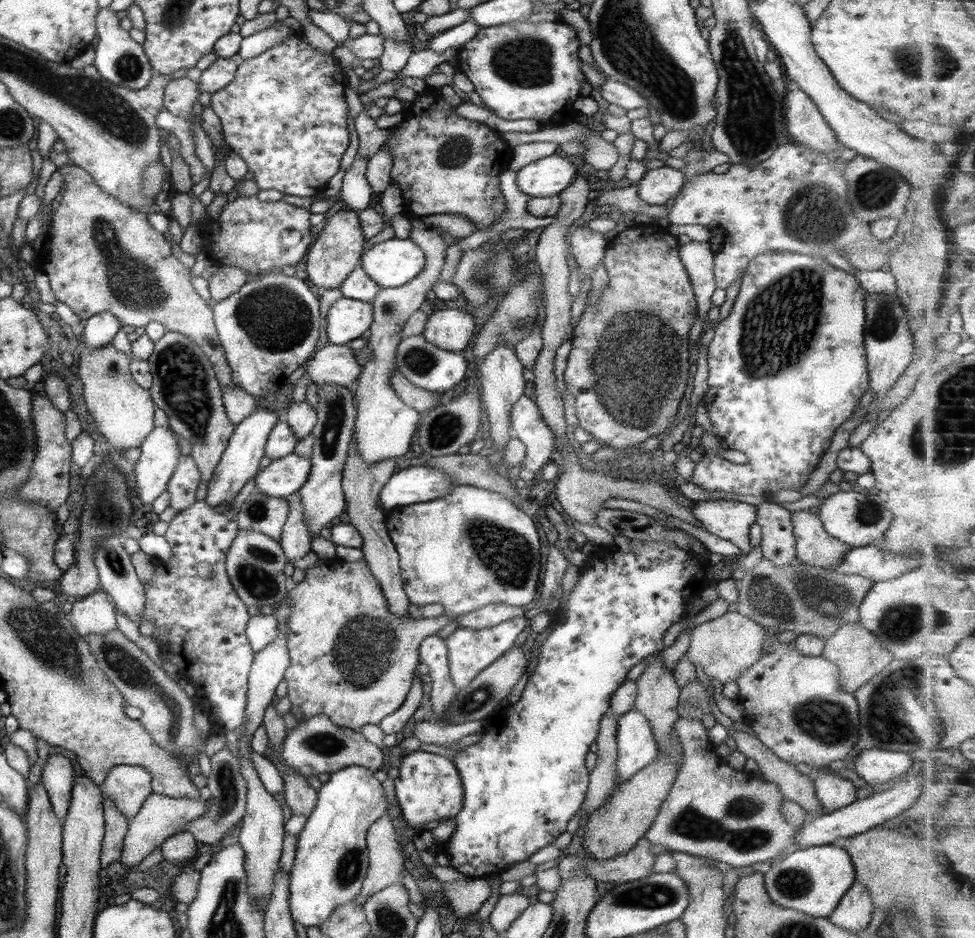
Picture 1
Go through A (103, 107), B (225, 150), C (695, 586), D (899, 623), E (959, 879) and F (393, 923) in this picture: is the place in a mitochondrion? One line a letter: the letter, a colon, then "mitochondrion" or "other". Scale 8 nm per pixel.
A: mitochondrion
B: other
C: other
D: mitochondrion
E: other
F: mitochondrion

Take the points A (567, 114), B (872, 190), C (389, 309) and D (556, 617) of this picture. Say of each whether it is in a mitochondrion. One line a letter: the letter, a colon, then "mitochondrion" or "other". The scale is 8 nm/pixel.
A: other
B: mitochondrion
C: mitochondrion
D: other

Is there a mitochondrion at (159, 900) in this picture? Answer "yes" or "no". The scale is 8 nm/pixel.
no

